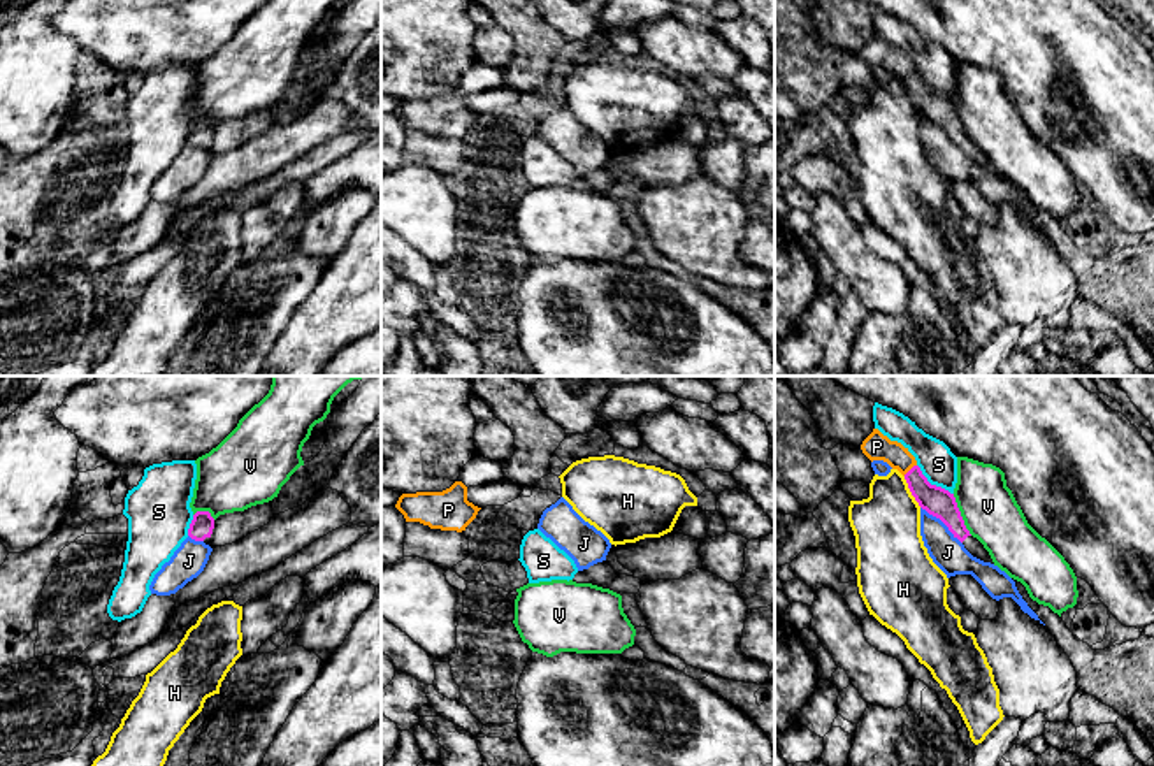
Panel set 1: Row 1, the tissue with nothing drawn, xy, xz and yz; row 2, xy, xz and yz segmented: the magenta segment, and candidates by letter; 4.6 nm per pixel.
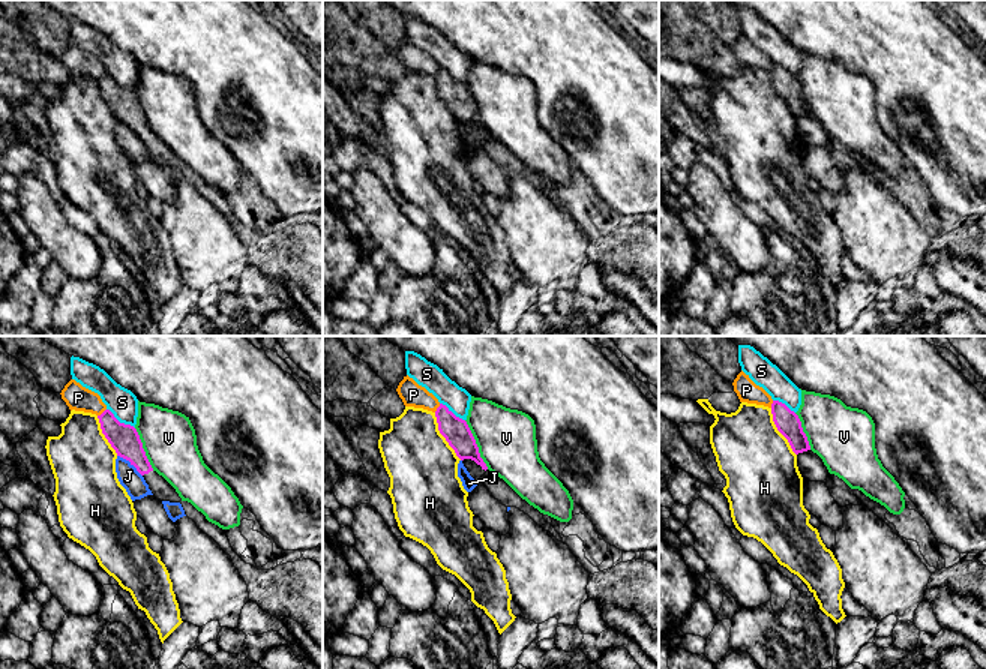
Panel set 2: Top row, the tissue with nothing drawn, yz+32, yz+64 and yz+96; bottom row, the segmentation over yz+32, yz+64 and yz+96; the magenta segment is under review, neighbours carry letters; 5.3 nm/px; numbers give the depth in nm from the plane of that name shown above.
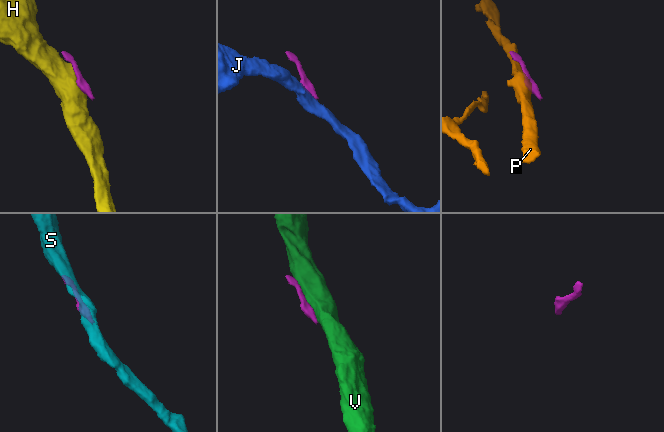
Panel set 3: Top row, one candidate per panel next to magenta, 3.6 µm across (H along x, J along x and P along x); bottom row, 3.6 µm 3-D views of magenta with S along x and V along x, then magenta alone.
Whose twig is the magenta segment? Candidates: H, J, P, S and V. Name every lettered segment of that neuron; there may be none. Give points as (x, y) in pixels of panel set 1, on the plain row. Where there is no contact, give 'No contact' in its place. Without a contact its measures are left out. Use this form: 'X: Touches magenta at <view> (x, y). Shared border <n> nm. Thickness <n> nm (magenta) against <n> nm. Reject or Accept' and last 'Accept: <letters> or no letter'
H: Touches magenta at yz (910, 97). Shared border 170 nm. Thickness 140 nm (magenta) against 300 nm. Reject
J: Touches magenta at yz (942, 127). Shared border 260 nm. Thickness 140 nm (magenta) against 160 nm. Reject
P: Touches magenta at yz (910, 76). Shared border 80 nm. Thickness 140 nm (magenta) against 130 nm. Reject
S: Touches magenta at yz (933, 92). Shared border 220 nm. Thickness 140 nm (magenta) against 170 nm. Reject
V: Touches magenta at yz (959, 122). Shared border 220 nm. Thickness 140 nm (magenta) against 260 nm. Reject
Accept: no letter

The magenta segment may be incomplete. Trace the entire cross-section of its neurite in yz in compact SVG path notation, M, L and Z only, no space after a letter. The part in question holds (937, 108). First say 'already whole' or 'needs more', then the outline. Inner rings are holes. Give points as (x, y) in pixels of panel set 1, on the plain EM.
needs more | M913 72L905 81L905 86L922 116L940 125L973 163L994 170L984 151L966 135L954 100L941 93L931 91L919 72Z

